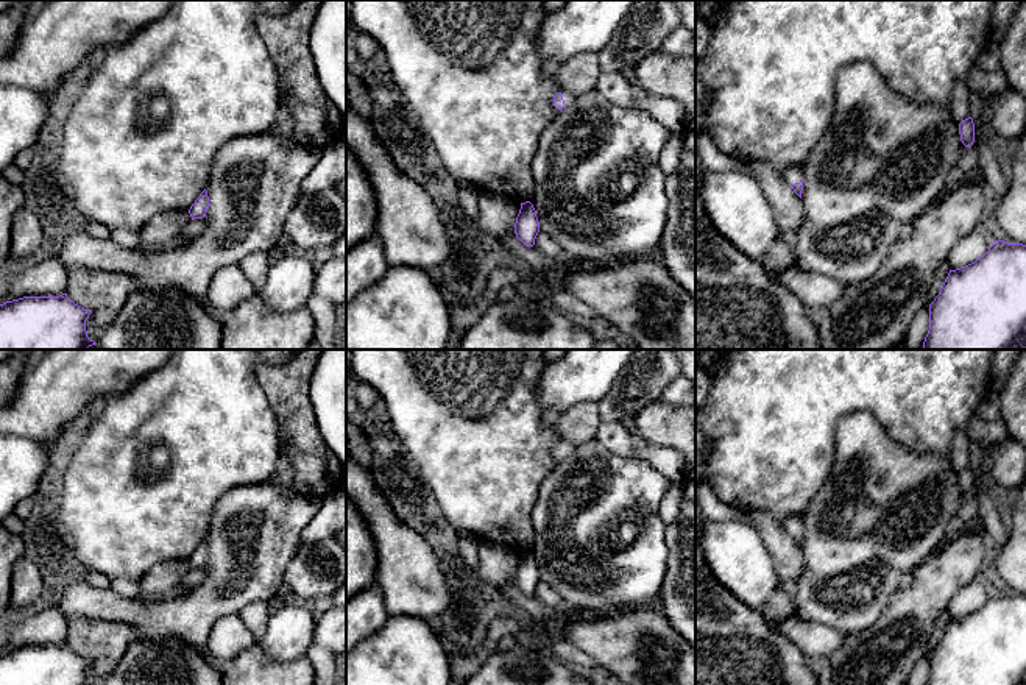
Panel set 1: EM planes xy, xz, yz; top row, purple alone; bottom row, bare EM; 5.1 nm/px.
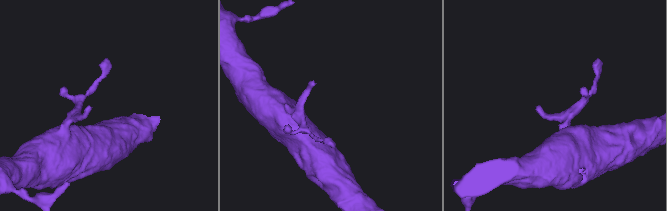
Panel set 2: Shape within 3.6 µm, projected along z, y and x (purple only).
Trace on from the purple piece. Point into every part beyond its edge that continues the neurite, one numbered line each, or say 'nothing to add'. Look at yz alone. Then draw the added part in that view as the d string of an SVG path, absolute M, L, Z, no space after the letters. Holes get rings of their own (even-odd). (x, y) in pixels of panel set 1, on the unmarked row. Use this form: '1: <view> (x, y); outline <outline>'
1: yz (792, 525); outline M789 516L784 523L783 523L784 529L789 534L795 534L803 531L803 518L801 516Z

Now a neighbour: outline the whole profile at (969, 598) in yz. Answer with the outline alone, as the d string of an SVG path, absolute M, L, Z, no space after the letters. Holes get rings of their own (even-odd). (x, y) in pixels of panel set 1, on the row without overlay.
M985 576L964 585L956 591L948 604L946 610L950 619L956 619L975 612L989 601L993 591L995 587Z

